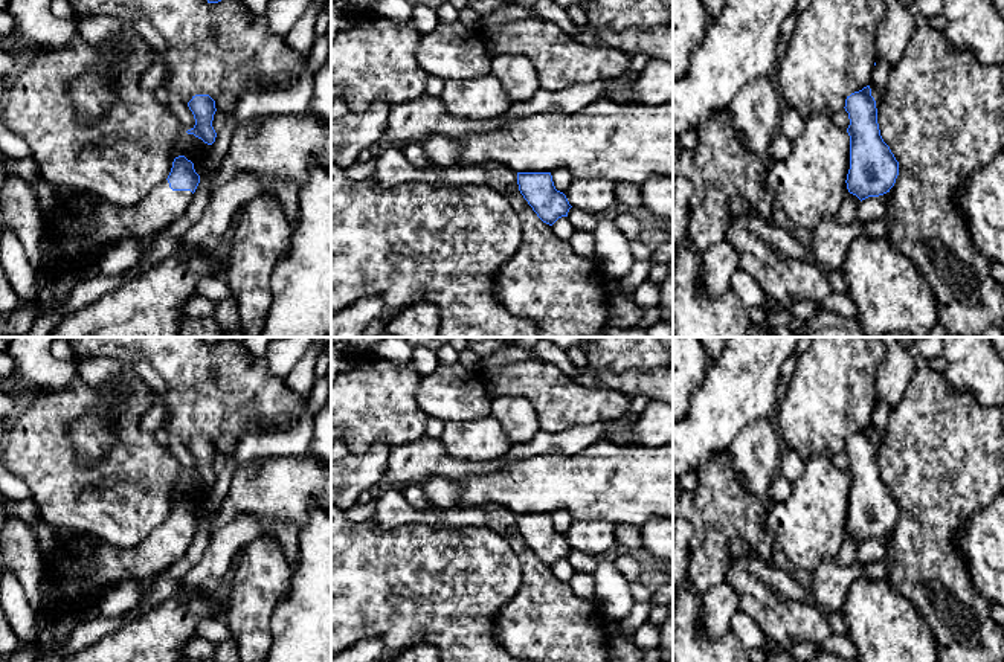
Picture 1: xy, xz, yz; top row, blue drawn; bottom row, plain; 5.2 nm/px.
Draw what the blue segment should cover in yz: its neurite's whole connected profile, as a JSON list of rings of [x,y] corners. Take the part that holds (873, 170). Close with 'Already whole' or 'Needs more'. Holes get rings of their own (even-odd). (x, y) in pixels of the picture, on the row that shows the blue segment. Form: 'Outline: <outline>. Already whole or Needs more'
Outline: [[[870,85],[847,96],[844,108],[850,119],[847,128],[850,136],[847,189],[861,201],[883,195],[896,183],[899,162],[880,136],[876,101]]]. Already whole

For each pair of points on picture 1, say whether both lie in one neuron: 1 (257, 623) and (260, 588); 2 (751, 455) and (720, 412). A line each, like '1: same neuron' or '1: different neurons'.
1: same neuron
2: different neurons

